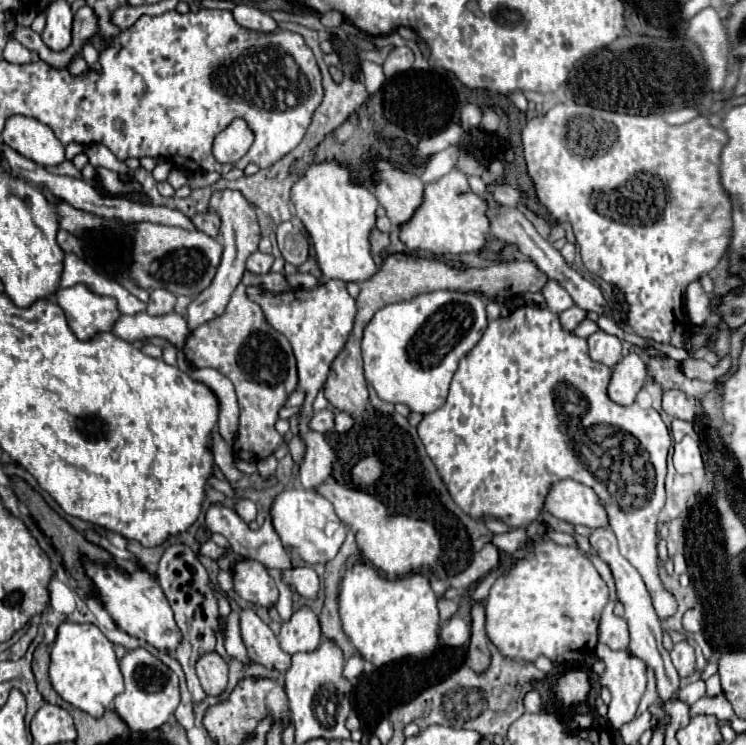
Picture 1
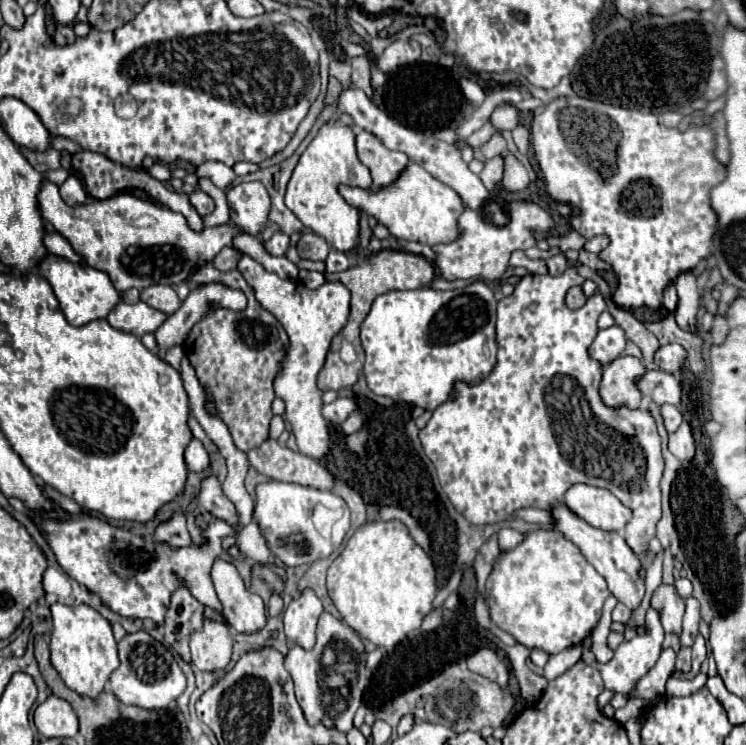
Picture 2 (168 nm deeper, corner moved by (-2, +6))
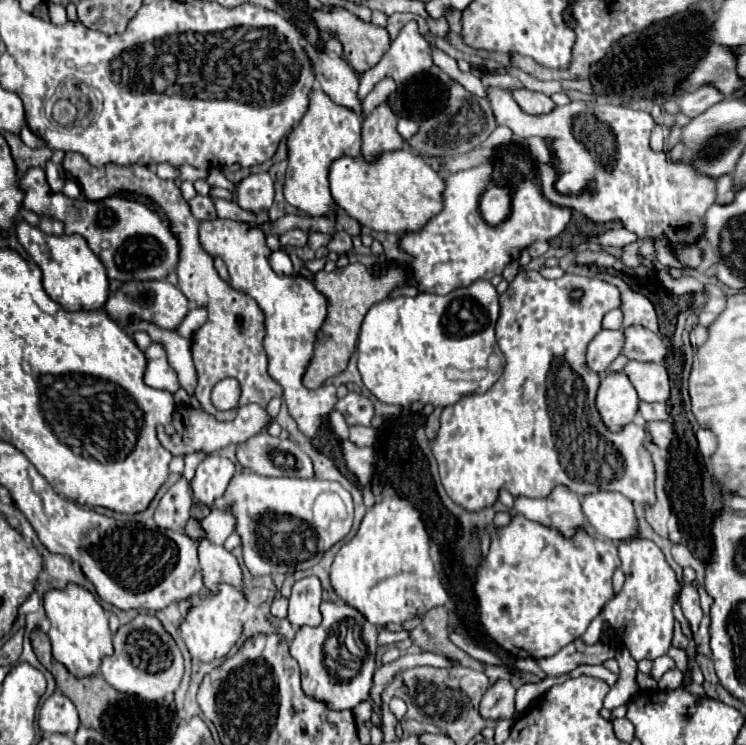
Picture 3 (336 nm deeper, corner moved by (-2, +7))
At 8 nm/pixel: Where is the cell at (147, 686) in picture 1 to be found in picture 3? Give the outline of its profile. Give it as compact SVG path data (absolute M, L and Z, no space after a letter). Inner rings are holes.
M138 614L132 622L120 626L114 634L114 654L104 656L100 672L116 690L158 702L168 692L178 688L184 674L184 664L174 638L164 630L162 622L152 614Z

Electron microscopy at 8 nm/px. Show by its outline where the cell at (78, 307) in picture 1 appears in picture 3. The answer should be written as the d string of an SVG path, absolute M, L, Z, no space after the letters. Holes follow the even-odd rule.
M18 220L14 224L14 230L28 256L42 268L44 290L54 302L58 302L66 310L96 310L104 306L110 292L106 268L100 258L88 248L82 236L52 236L42 232L38 226L28 224L26 220Z

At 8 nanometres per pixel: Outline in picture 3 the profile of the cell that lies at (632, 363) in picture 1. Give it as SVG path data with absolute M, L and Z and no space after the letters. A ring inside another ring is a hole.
M624 372L602 378L596 408L608 430L618 432L624 424L630 424L638 412L638 402L638 394Z

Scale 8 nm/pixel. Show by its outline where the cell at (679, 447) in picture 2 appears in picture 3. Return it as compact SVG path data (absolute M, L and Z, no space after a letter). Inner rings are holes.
M648 422L648 434L650 434L650 440L652 440L656 446L668 448L670 442L674 440L672 422Z

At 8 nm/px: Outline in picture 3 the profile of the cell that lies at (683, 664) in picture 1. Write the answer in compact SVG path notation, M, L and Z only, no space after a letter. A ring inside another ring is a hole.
M692 582L684 584L684 588L682 588L680 606L682 606L682 612L684 612L684 616L688 618L688 622L692 626L692 632L696 634L698 632L698 624L702 620L702 608L700 608L698 590L696 590L696 586Z

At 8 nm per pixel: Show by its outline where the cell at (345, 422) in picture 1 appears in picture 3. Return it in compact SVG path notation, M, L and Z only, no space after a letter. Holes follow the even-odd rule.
M364 426L350 428L350 442L354 442L356 446L372 446L374 440L376 440L374 428L364 428Z

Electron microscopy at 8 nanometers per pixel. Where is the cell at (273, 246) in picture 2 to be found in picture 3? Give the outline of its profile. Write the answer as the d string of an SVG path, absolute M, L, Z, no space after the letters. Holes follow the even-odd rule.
M290 230L280 236L282 246L306 246L308 232L306 230Z

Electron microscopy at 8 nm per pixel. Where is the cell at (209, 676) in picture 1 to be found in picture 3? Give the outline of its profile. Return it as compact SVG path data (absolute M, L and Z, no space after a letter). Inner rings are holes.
M218 584L216 594L210 592L206 596L194 596L194 598L190 598L190 602L192 602L192 606L190 606L184 622L180 624L180 636L186 642L192 658L198 658L202 662L224 658L242 634L240 614L244 612L244 608L248 604L246 594L242 590L238 590L236 586Z

